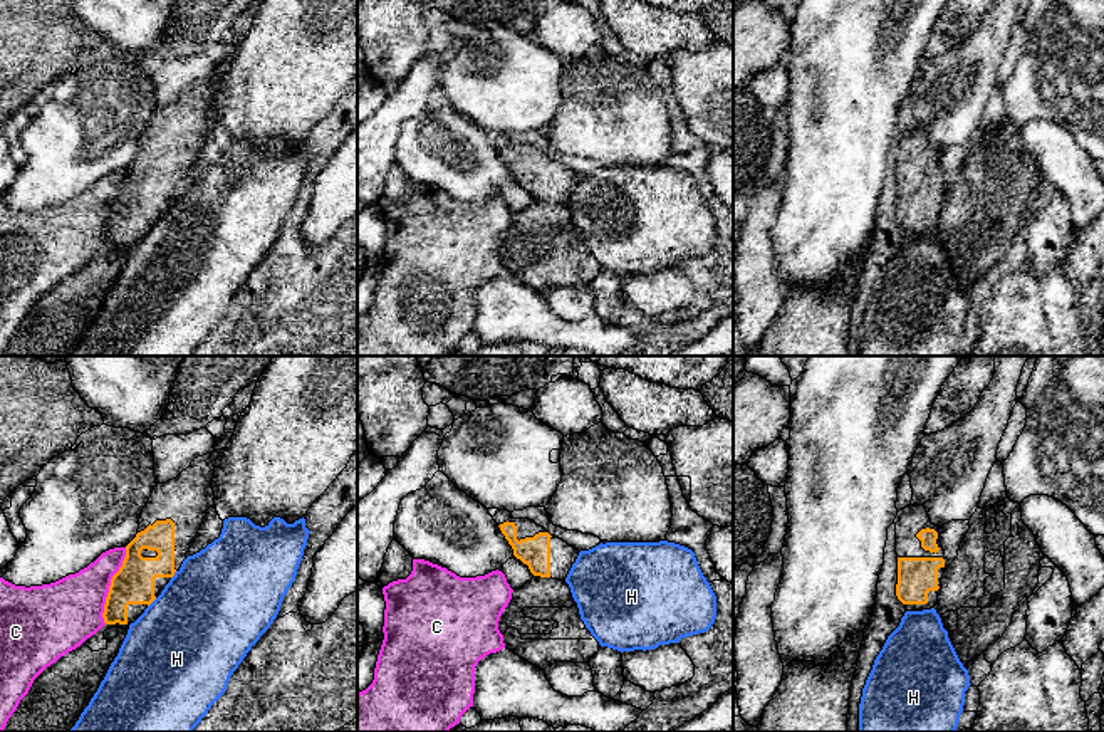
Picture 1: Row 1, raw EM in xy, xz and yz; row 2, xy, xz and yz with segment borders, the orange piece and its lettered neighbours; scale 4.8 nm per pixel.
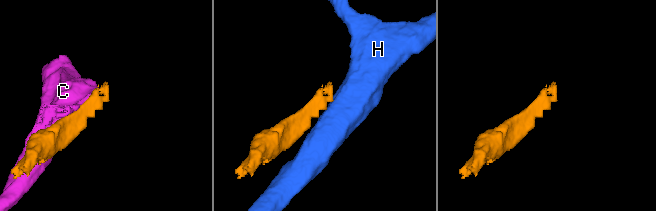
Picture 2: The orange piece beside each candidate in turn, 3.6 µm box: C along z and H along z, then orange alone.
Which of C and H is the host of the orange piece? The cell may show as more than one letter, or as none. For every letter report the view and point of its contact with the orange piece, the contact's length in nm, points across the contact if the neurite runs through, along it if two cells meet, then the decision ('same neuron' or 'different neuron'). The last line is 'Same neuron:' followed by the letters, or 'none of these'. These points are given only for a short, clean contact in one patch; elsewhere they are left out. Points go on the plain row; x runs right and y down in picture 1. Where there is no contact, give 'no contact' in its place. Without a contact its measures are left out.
C: contact xy (109, 210); length 380 nm; different neuron
H: contact xy (151, 225); length 60 nm; different neuron
Same neuron: none of these

